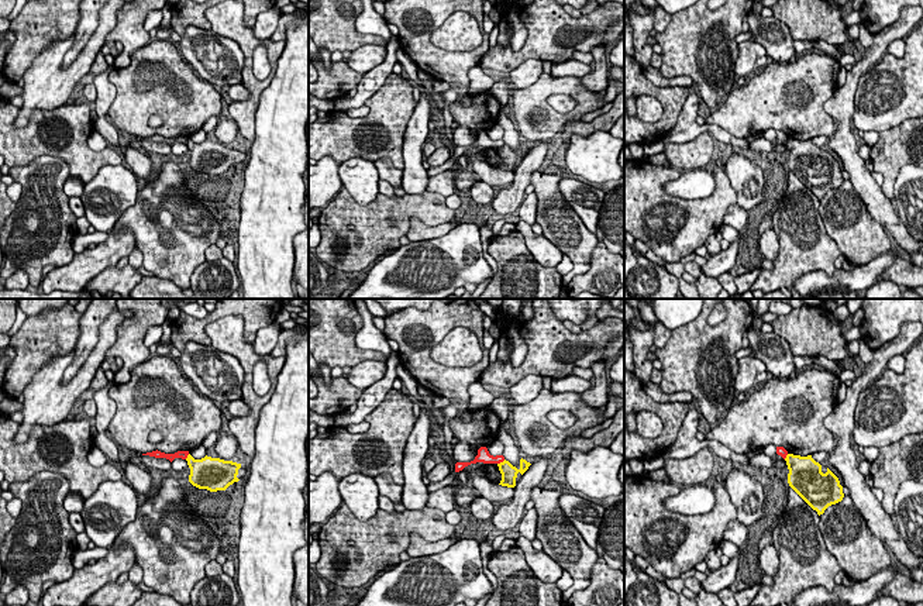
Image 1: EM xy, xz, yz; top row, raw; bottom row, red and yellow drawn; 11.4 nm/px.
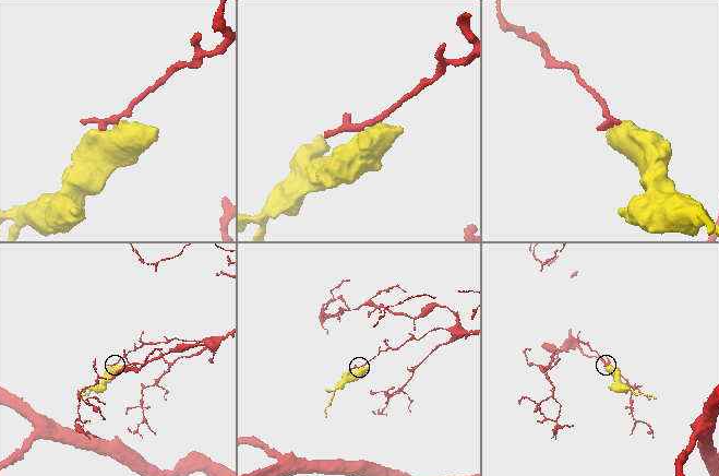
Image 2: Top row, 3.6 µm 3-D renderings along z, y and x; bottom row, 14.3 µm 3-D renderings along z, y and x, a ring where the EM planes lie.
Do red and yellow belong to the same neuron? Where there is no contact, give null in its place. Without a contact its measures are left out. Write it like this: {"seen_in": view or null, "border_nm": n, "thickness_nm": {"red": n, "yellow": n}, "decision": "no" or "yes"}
{"seen_in": "xz", "border_nm": 110, "thickness_nm": {"red": 140, "yellow": 190}, "decision": "no"}

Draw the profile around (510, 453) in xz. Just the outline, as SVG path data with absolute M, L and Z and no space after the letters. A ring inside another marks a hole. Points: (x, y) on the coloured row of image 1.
M500 424L499 427L497 440L502 441L504 445L504 450L503 450L504 459L509 461L517 469L520 469L520 459L521 459L519 457L520 450L516 444L516 440L506 433L503 424Z

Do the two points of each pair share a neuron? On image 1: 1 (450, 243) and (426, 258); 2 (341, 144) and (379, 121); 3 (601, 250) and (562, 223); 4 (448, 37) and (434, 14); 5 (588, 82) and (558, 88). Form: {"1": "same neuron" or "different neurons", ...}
{"1": "same neuron", "2": "same neuron", "3": "different neurons", "4": "different neurons", "5": "different neurons"}

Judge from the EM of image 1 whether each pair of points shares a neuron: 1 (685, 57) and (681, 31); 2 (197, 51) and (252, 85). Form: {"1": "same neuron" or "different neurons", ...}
{"1": "same neuron", "2": "different neurons"}

